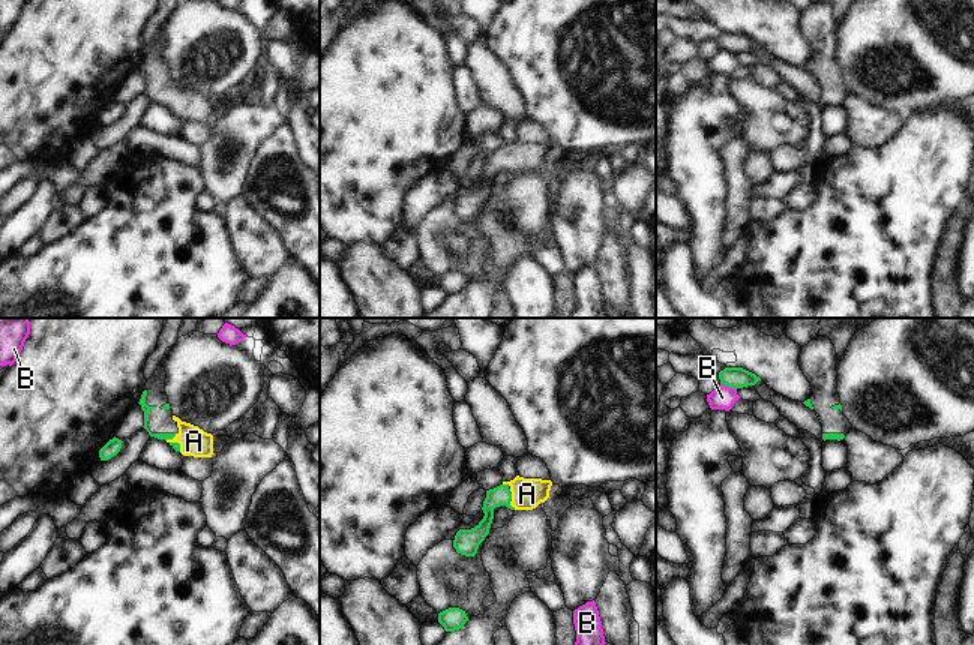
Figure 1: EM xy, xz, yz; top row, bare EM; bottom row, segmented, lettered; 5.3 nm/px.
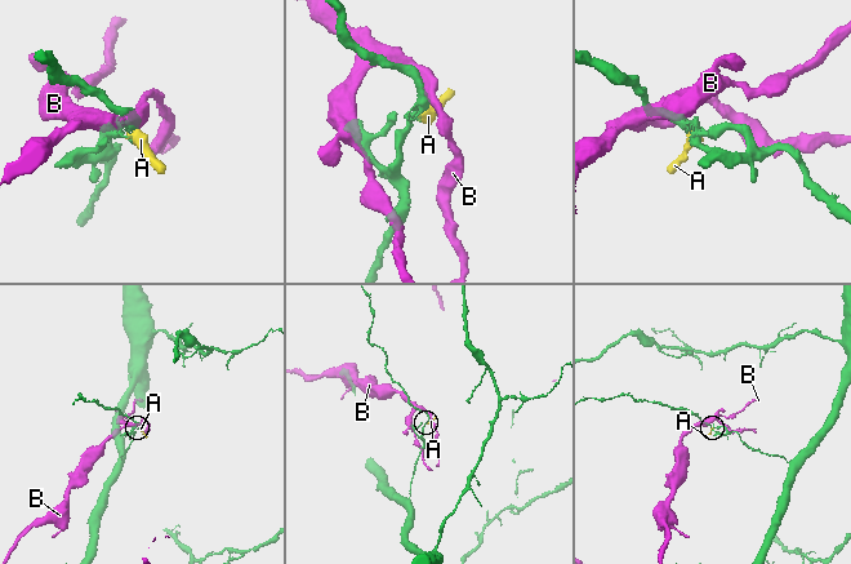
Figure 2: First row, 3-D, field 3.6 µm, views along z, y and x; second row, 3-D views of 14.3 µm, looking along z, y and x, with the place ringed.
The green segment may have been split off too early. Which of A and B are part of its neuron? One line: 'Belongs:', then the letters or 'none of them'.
Belongs: A

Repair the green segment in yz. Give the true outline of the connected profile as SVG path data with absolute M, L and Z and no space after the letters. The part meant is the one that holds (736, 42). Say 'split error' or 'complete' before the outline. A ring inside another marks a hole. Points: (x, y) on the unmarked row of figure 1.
complete | M725 32L723 34L719 36L719 44L722 50L735 54L747 50L755 50L758 45L761 45L759 40L743 32Z

